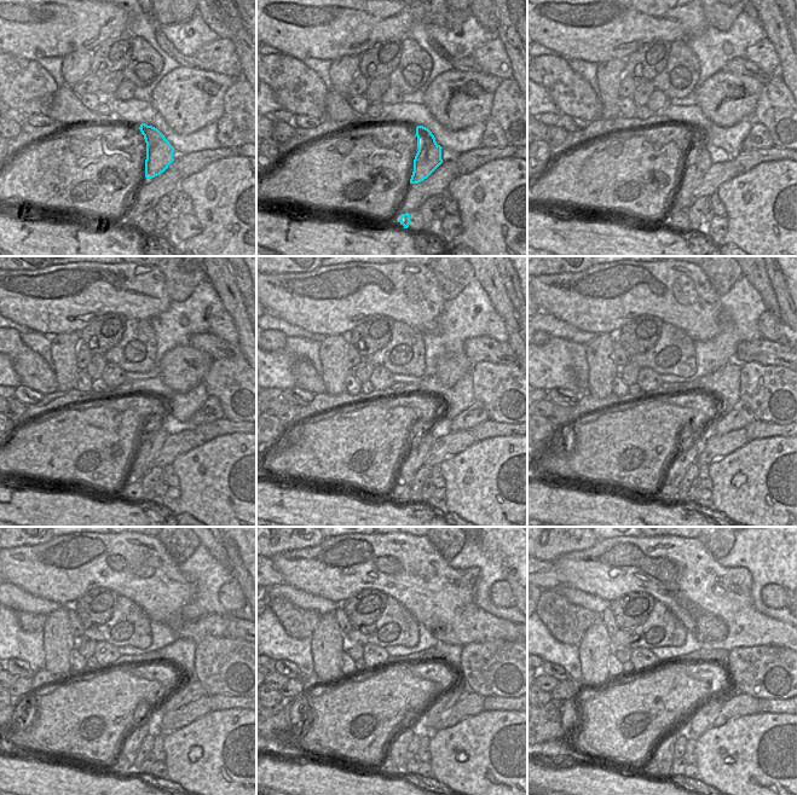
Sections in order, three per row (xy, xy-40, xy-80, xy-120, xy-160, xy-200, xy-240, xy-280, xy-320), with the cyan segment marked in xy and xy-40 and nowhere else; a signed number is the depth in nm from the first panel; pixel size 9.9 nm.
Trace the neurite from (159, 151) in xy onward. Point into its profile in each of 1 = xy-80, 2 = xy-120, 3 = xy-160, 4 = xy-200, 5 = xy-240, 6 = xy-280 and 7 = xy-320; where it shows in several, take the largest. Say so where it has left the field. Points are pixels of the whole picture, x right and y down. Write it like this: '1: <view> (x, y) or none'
1: xy-80 (698, 162)
2: xy-120 (154, 440)
3: xy-160 (415, 458)
4: xy-200 (669, 492)
5: xy-240 (123, 764)
6: xy-280 (393, 762)
7: xy-320 (659, 766)

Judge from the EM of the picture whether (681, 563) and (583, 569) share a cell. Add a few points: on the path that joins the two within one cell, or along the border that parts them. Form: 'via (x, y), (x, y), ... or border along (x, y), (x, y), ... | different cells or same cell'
via (657, 568), (607, 569) | same cell

